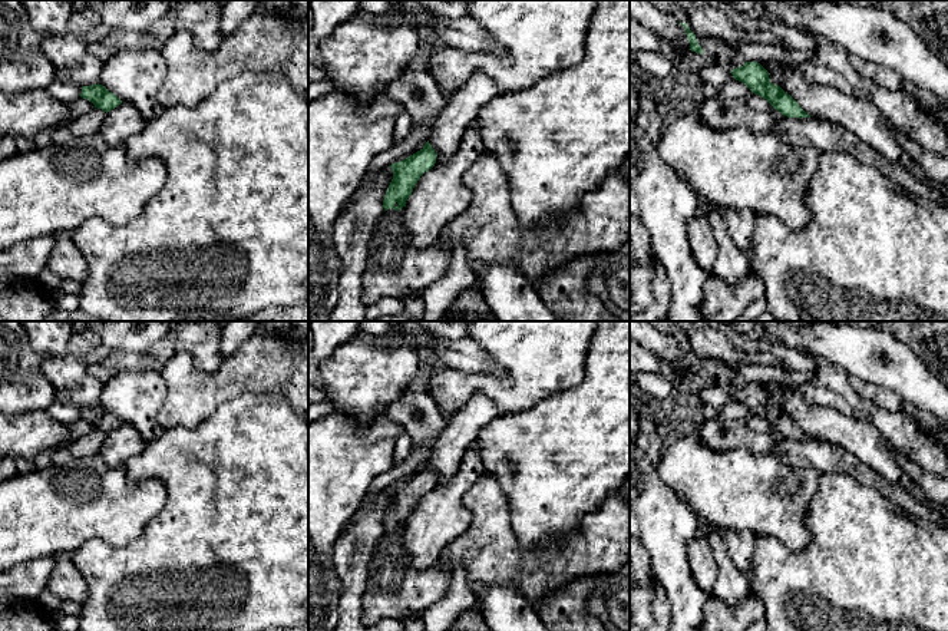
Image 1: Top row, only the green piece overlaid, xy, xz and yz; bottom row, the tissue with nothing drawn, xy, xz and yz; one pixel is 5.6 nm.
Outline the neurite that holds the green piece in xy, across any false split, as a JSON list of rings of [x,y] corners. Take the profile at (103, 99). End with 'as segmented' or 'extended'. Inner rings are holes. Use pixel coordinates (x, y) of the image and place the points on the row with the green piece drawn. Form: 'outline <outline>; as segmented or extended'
outline [[[99,83],[92,86],[82,86],[80,98],[90,100],[95,108],[102,109],[106,113],[122,103],[116,95]]]; as segmented

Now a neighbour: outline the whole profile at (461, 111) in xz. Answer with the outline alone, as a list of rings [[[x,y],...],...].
[[[475,70],[465,85],[446,102],[435,120],[429,143],[435,149],[436,163],[453,155],[466,129],[478,119],[479,110],[498,95],[498,86],[482,70]]]

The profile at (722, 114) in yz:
[[[723,96],[707,98],[700,108],[701,122],[719,131],[741,126],[754,135],[766,135],[782,118],[783,115],[776,109],[759,112],[749,108],[743,100]]]

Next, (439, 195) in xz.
[[[478,119],[466,129],[458,151],[425,172],[404,207],[404,227],[417,248],[436,242],[446,225],[470,204],[463,175],[483,152]]]

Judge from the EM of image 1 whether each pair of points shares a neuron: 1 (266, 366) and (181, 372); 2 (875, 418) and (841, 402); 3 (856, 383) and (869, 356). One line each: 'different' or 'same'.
1: same
2: same
3: different

